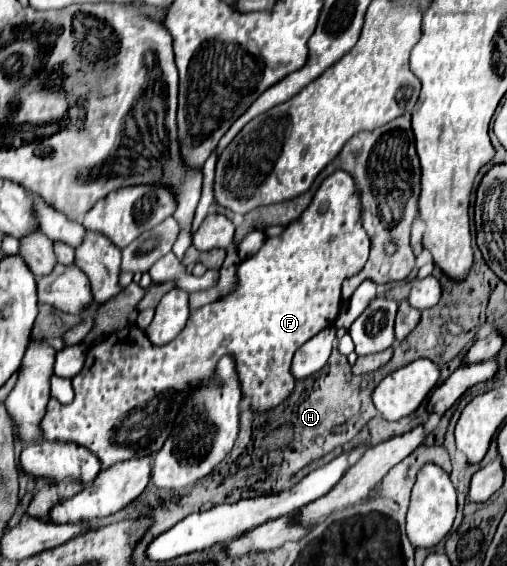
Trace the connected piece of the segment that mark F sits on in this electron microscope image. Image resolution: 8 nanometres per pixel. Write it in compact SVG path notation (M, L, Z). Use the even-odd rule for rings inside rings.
M336 170L334 174L330 174L330 176L320 184L320 188L318 188L318 192L314 194L310 206L304 210L304 214L302 214L298 220L294 220L292 224L288 224L286 230L284 230L280 236L276 236L276 238L266 238L264 246L262 246L254 256L248 256L246 260L240 262L238 272L236 272L236 278L238 278L236 290L230 292L230 294L226 294L226 296L222 296L222 298L218 298L216 302L210 302L210 304L206 304L206 306L202 306L202 308L198 308L198 310L192 310L190 316L188 316L186 326L182 328L182 332L180 332L172 342L168 342L168 344L164 344L164 346L154 346L154 344L150 342L148 334L146 334L144 330L138 330L136 324L132 324L132 326L128 326L128 328L124 330L124 336L122 336L122 338L118 338L118 332L114 332L114 334L110 334L104 342L92 346L92 348L88 350L88 354L86 354L86 364L84 364L84 368L72 378L72 386L74 386L74 392L76 392L74 402L72 402L72 404L60 404L56 398L50 398L48 414L44 416L44 438L46 438L46 440L58 440L58 442L62 442L62 440L64 440L64 442L76 442L78 446L84 446L84 448L88 448L92 454L96 454L96 456L100 458L102 466L114 466L114 464L118 464L118 462L154 456L154 454L162 448L162 444L166 442L166 438L170 436L172 426L174 426L174 420L176 420L176 416L178 416L178 412L180 412L180 408L182 408L182 404L184 404L184 398L186 398L190 392L194 392L194 390L200 386L200 382L204 384L204 382L210 382L210 380L214 378L212 374L216 374L216 364L218 364L218 360L220 360L224 354L230 354L230 356L234 358L234 362L236 362L236 374L238 374L238 380L240 380L240 386L242 386L242 396L250 400L250 410L252 410L254 414L264 414L264 412L274 410L276 406L280 406L280 404L292 394L292 390L294 390L294 386L296 386L296 378L294 378L294 374L292 374L292 370L290 370L290 366L292 366L292 356L294 356L296 348L300 348L306 340L310 340L312 336L316 336L320 330L324 330L324 328L328 328L328 326L334 326L334 322L336 322L336 318L338 318L338 312L340 312L340 304L342 304L340 286L342 286L344 278L350 278L350 276L360 274L360 270L364 268L364 264L366 264L366 260L368 260L368 250L370 250L370 240L368 240L368 234L364 232L364 228L362 228L362 224L360 224L360 204L358 204L358 198L356 198L354 180L352 180L352 176L350 176L348 172Z

